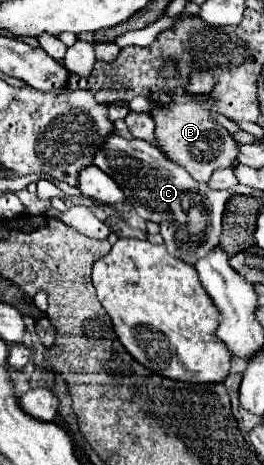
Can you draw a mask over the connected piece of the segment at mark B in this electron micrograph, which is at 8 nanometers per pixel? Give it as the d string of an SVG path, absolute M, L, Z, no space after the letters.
M195 98L183 104L163 104L153 108L155 118L155 134L159 138L159 150L165 152L165 156L185 168L197 182L207 182L211 174L219 168L229 168L235 164L239 154L239 144L231 138L231 134L213 120L213 106L211 98Z

